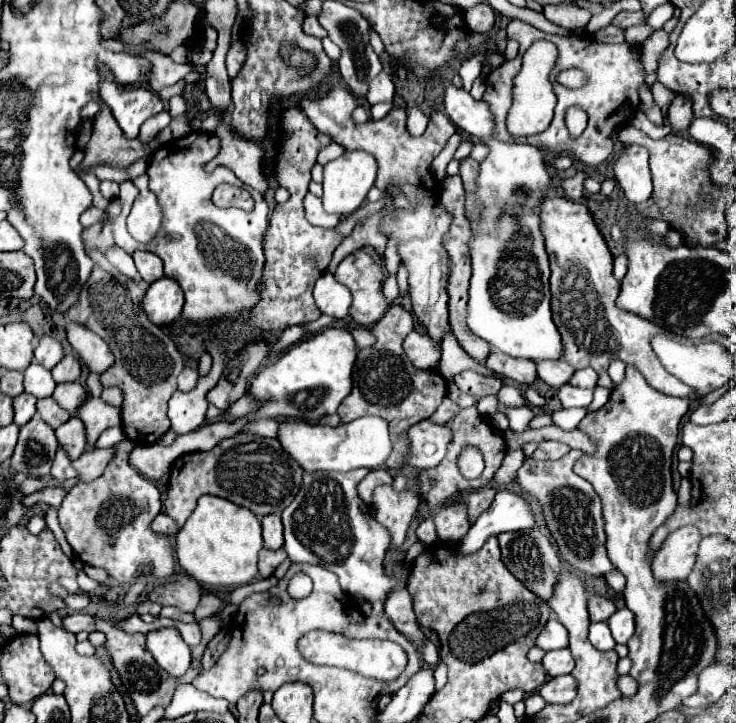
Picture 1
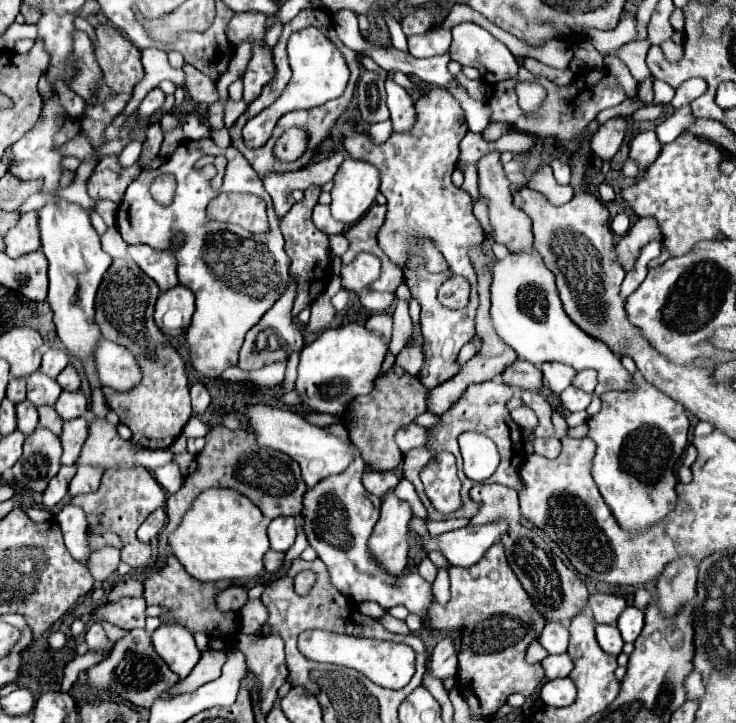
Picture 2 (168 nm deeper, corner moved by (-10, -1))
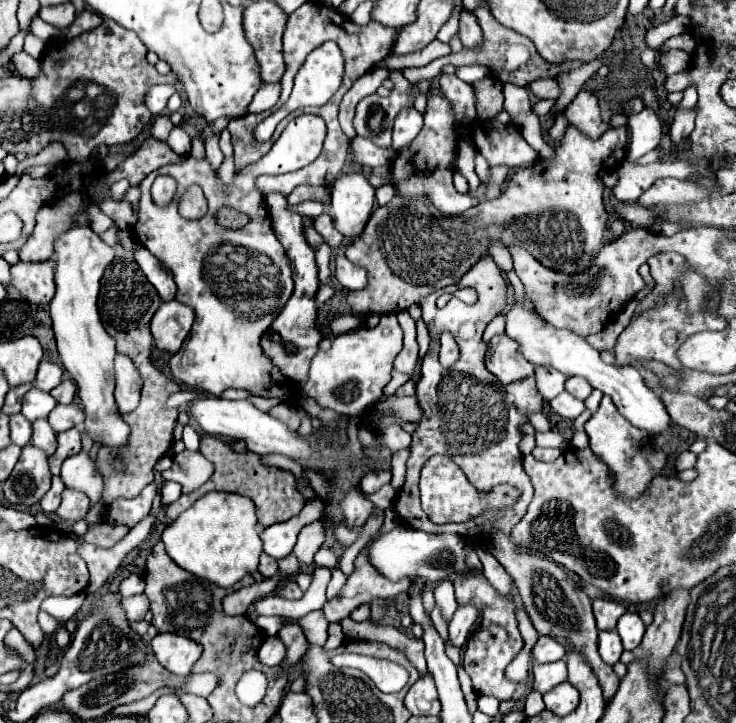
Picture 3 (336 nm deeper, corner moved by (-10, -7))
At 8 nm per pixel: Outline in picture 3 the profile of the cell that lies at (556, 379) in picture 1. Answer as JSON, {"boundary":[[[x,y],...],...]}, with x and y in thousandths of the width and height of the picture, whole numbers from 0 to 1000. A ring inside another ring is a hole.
{"boundary":[[[727,506],[727,526],[730,526],[730,539],[738,548],[738,553],[751,553],[751,548],[757,548],[768,539],[770,520],[765,520],[754,509]]]}

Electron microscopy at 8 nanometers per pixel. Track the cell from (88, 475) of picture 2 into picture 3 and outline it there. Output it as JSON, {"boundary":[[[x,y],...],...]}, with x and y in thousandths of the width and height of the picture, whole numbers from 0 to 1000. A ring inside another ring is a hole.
{"boundary":[[[88,678],[83,686],[83,700],[77,703],[77,714],[86,719],[113,719],[113,714],[121,708],[124,694],[118,692],[118,683],[105,680],[105,678]]]}

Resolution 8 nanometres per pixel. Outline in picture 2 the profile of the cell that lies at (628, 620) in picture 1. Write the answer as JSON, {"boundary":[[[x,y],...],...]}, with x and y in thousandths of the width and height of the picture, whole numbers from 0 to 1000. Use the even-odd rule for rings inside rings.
{"boundary":[[[863,838],[849,841],[838,858],[838,869],[844,871],[844,880],[849,888],[863,888],[874,871],[874,844]]]}

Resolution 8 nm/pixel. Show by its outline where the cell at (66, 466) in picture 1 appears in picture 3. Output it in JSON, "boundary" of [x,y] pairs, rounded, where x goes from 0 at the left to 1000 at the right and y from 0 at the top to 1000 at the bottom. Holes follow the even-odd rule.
{"boundary":[[[72,658],[72,669],[69,669],[69,678],[56,689],[56,703],[58,703],[58,708],[61,711],[72,711],[77,703],[80,703],[80,697],[83,697],[83,680],[88,678],[88,672],[86,672],[86,667],[83,667],[83,661],[80,658]]]}

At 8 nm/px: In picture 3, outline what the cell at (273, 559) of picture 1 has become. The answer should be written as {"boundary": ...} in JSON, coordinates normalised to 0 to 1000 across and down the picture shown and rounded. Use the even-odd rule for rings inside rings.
{"boundary":[[[355,766],[355,775],[352,775],[352,791],[360,797],[360,799],[368,799],[376,794],[376,775],[363,769],[363,766]]]}

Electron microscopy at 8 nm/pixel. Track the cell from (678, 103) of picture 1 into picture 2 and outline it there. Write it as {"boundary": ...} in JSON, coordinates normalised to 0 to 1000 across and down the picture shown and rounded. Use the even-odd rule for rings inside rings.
{"boundary":[[[939,108],[939,111],[928,113],[928,116],[920,122],[917,136],[912,138],[912,147],[914,147],[917,152],[923,152],[925,147],[939,144],[944,136],[950,136],[958,124],[961,124],[961,116],[958,116],[952,108]]]}

